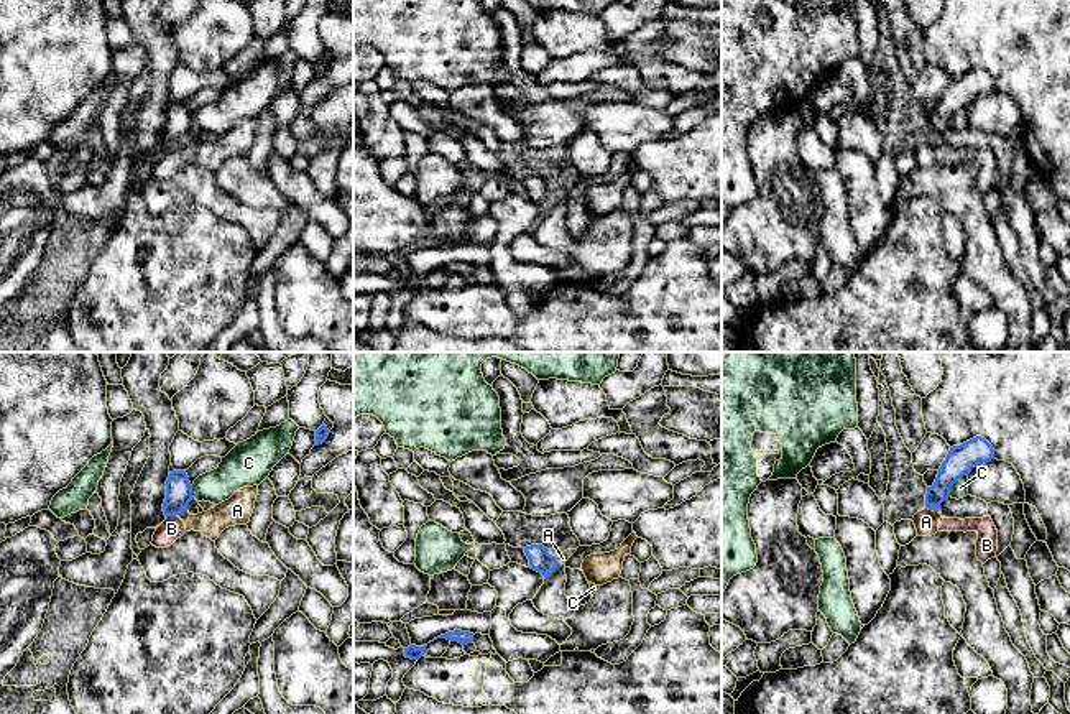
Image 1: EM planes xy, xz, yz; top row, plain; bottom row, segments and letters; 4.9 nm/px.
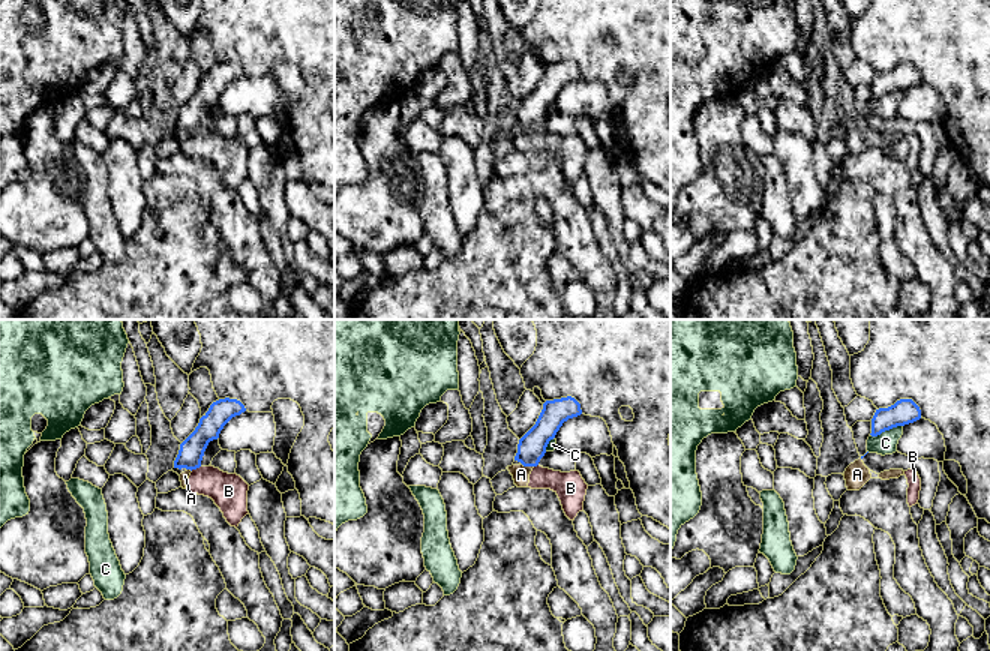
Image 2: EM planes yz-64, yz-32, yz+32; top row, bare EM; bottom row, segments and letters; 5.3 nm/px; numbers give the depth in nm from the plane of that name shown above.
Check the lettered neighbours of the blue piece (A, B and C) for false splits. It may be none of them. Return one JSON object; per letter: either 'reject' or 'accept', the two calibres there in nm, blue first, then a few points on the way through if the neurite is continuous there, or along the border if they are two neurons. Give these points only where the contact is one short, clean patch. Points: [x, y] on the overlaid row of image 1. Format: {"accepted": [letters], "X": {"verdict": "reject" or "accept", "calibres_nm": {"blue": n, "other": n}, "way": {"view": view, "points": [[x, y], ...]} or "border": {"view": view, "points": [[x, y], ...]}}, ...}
{"accepted": [], "A": {"verdict": "reject", "calibres_nm": {"blue": 130, "other": 120}, "border": {"view": "yz", "points": [[926, 507], [937, 512]]}}, "B": {"verdict": "reject", "calibres_nm": {"blue": 130, "other": 110}, "border": {"view": "xy", "points": [[176, 514], [166, 519]]}}, "C": {"verdict": "reject", "calibres_nm": {"blue": 140, "other": 80}}}

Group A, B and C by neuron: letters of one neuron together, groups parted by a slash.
A B / C

